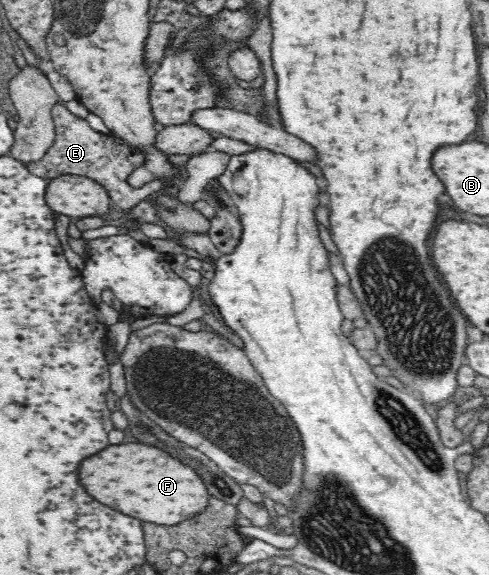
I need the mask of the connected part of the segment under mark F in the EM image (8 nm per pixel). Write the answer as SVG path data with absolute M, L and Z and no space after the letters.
M140 443L110 445L100 451L100 455L84 459L80 481L88 493L104 505L158 525L173 526L204 512L211 496L202 477L192 467L170 457L162 449Z

